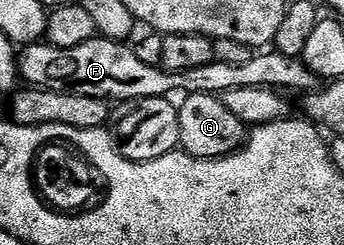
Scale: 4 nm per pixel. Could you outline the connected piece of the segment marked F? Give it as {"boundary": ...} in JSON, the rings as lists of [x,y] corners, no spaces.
{"boundary":[[[97,37],[86,45],[74,49],[58,49],[47,41],[27,44],[18,55],[18,75],[28,87],[41,87],[43,91],[65,91],[82,97],[98,97],[109,101],[145,99],[171,96],[171,91],[181,91],[181,96],[215,95],[230,89],[270,87],[281,92],[311,93],[321,86],[320,80],[304,63],[303,58],[286,57],[274,49],[253,54],[246,65],[211,63],[199,69],[166,71],[163,66],[146,65],[137,57],[127,42]]]}

